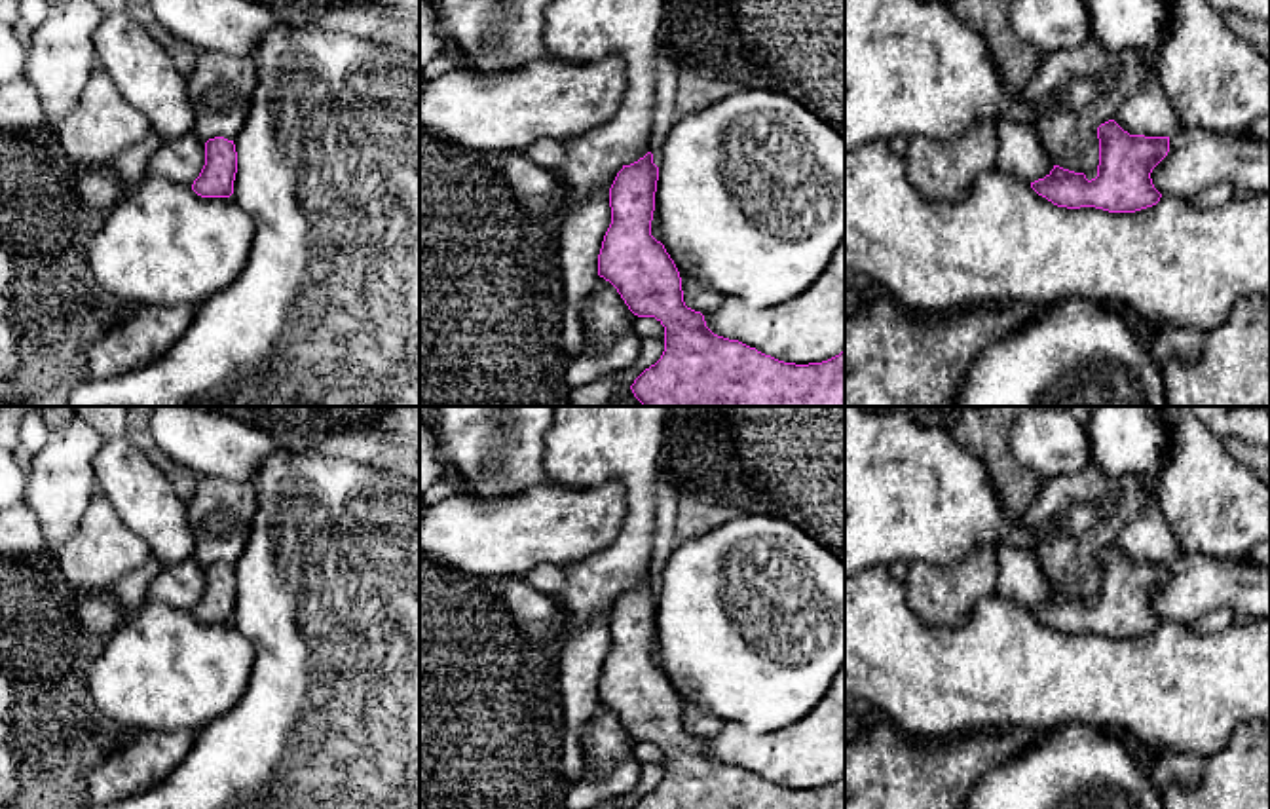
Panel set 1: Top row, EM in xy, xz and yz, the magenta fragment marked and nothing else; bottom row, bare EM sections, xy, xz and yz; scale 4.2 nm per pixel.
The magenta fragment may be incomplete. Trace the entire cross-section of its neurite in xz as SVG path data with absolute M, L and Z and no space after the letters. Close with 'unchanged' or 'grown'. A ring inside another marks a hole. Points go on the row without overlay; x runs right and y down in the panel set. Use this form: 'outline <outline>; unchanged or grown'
outline M651 577L630 591L623 591L609 613L611 649L598 680L598 701L617 714L628 735L638 743L655 743L664 752L661 784L645 794L634 809L845 809L845 775L822 788L784 788L738 765L714 760L706 752L704 741L685 731L680 697L664 670L651 661L657 606L659 593L653 589Z; unchanged

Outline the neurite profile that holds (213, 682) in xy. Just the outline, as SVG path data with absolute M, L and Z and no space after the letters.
M146 602L127 615L89 667L87 693L112 722L146 731L199 731L243 697L254 663L252 644L233 623L201 623L192 611Z

